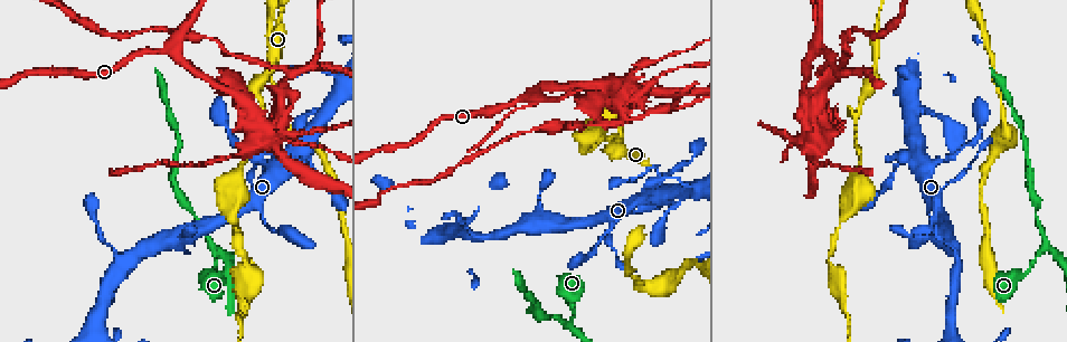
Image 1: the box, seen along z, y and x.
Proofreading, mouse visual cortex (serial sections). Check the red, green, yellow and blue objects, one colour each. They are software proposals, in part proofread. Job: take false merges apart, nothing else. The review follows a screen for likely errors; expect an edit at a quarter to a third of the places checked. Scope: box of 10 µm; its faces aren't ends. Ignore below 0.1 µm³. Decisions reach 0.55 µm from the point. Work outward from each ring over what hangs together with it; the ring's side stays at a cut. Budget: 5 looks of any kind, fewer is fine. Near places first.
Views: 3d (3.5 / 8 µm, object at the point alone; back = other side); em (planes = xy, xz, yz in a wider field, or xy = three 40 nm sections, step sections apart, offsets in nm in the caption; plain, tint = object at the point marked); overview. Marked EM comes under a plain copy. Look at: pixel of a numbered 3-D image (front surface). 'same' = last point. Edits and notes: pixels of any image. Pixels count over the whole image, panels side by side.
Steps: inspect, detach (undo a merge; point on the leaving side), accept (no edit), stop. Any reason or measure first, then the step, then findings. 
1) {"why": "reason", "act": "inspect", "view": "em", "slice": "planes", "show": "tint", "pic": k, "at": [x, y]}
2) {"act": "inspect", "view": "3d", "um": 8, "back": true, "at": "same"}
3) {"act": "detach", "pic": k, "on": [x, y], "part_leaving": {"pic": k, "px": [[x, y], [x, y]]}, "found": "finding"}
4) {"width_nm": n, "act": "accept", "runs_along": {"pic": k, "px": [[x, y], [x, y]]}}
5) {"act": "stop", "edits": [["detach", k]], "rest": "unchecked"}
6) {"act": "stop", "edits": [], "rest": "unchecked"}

{"why": "a fork", "act": "inspect", "view": "3d", "um": 8, "pic": 1, "at": [209, 247]}

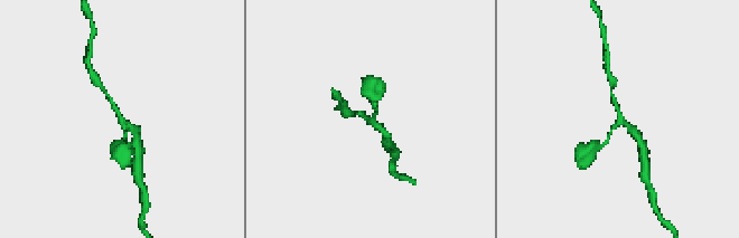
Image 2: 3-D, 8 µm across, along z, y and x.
{"why": "zoom in", "act": "inspect", "view": "3d", "um": 3.5, "back": true, "at": "same"}

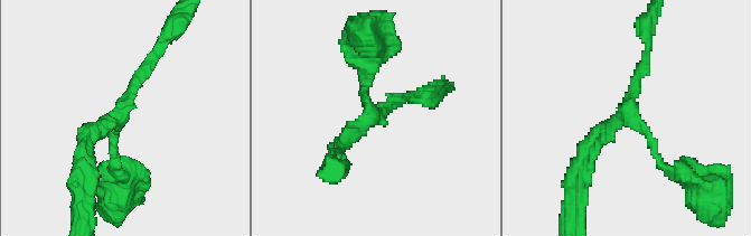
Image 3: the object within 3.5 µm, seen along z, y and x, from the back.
{"arms": 3, "arm_widths_nm": [150, 150, 200], "why": "now the EM", "act": "inspect", "view": "em", "slice": "xy", "step": 3, "show": "tint", "pic": 3, "at": [374, 111]}

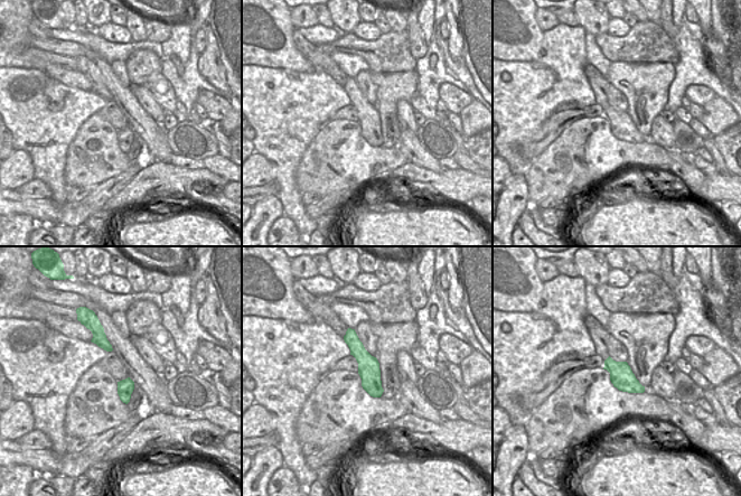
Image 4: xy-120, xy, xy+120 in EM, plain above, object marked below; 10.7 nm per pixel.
{"act": "accept", "runs_along": {"pic": 3, "px": [[115, 171], [115, 120], [157, 54]]}, "found": "one cell here"}

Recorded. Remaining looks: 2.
{"why": "three-way junction", "act": "inspect", "view": "3d", "um": 8, "pic": 1, "at": [819, 51]}

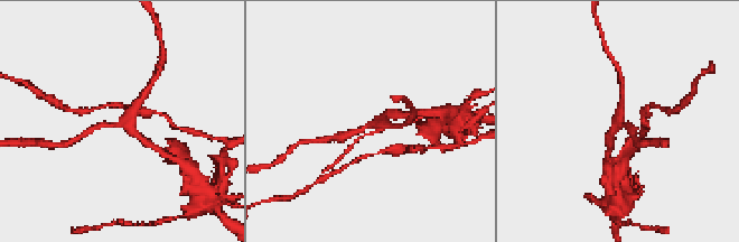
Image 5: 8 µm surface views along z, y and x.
{"arms": 3, "arm_widths_nm": [200, 250, 250], "why": "now the EM", "act": "inspect", "view": "em", "slice": "planes", "show": "tint", "at": "same"}

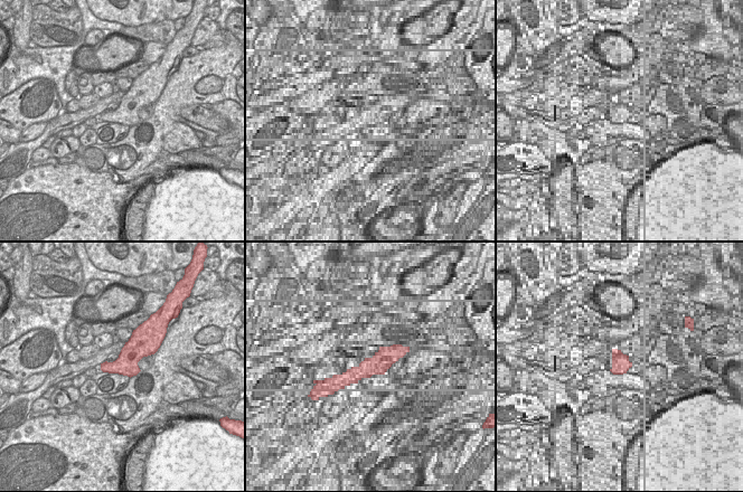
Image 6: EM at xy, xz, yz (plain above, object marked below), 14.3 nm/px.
{"act": "accept", "found": "continuous, no second cell"}

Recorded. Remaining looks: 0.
{"act": "stop", "edits": [], "rest": "unchecked"}

